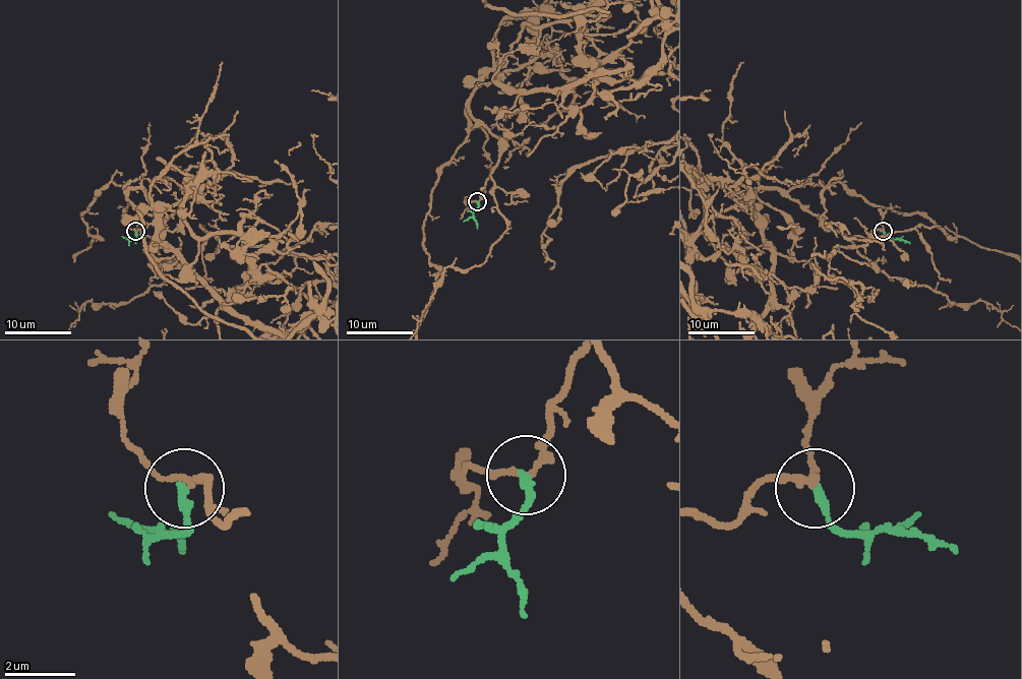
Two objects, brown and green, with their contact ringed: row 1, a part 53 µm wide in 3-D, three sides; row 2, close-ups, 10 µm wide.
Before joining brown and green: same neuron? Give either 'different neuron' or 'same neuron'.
different neuron

